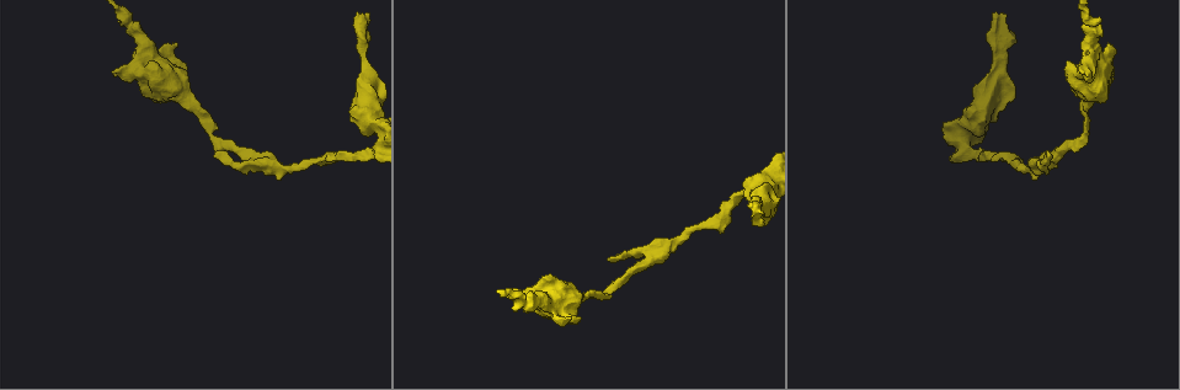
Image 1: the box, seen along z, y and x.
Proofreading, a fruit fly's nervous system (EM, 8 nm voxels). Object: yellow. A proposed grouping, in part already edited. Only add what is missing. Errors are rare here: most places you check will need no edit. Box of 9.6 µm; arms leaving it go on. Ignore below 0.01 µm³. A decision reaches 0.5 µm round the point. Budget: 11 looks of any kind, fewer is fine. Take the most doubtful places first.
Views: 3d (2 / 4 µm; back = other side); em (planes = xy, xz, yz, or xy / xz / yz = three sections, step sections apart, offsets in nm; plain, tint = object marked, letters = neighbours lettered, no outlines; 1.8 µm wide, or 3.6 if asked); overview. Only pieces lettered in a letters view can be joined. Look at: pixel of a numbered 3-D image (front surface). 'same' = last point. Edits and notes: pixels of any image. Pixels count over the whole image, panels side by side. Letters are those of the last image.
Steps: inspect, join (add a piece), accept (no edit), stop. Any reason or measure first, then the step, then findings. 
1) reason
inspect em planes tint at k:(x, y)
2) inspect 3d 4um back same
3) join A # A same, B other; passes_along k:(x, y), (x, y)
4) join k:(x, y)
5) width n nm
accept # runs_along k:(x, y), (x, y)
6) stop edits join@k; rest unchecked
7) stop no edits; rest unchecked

an open end
inspect 3d 2um at 1:(762, 223)

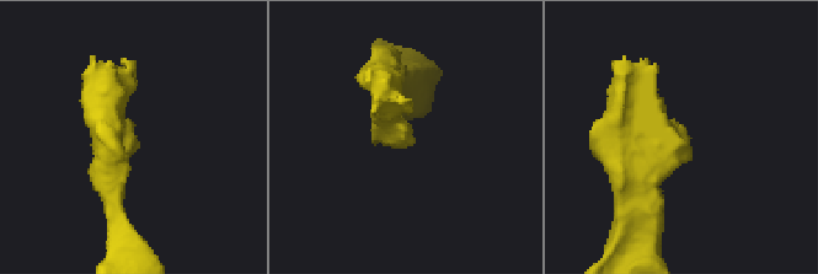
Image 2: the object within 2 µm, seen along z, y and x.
need the tissue
inspect em planes letters at 2:(414, 141)

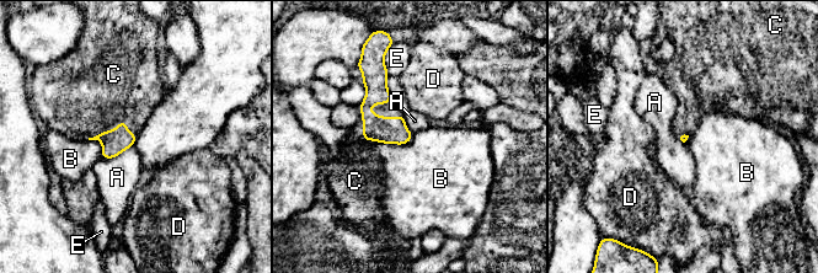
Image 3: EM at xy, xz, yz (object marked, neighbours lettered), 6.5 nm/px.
join C # A other, B other, C same, D other, E other; the neuron continues

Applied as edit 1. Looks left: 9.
inspect overview

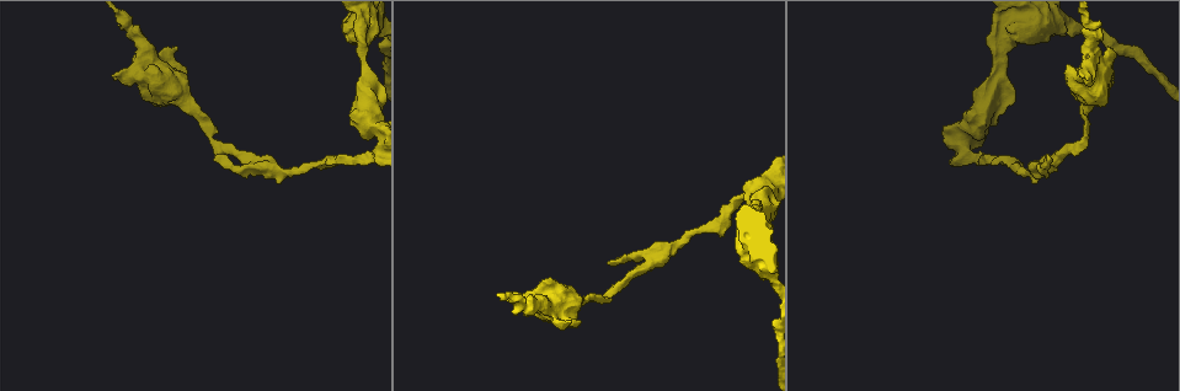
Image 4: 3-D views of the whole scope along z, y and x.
branch stops here
inspect em planes tint at 4:(1107, 48)

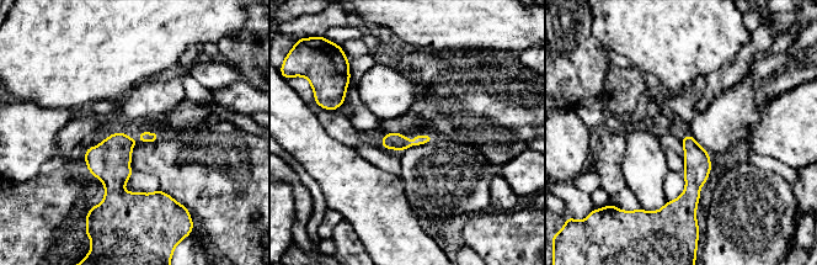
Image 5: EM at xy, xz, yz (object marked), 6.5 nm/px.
what lies round it
inspect em planes letters same

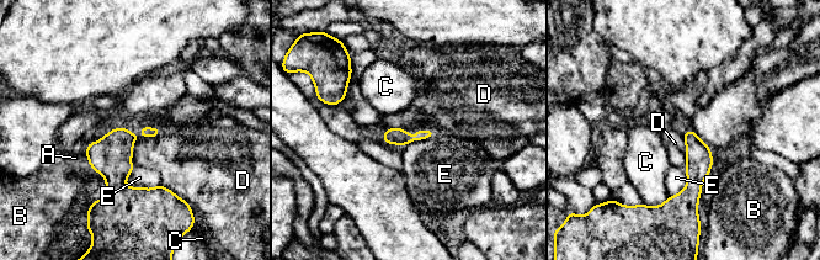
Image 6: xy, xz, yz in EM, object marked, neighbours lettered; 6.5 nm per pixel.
width 110 nm
accept # A other, B other, C other, D other, E other; border 6:(139, 138), (133, 143), (133, 166); no lettered piece goes on from it

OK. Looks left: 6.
branch stops here
inspect em yz step 16 letters at 4:(1049, 157)

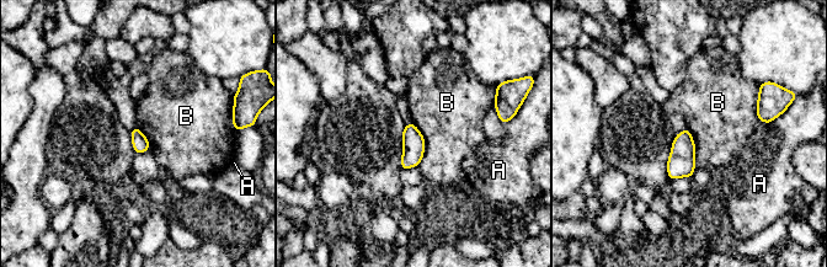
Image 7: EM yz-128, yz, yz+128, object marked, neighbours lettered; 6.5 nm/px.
inspect em planes letters same

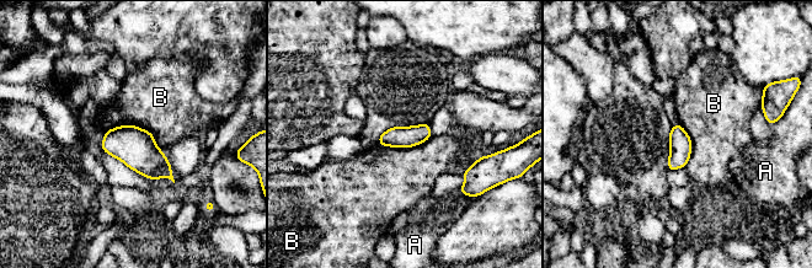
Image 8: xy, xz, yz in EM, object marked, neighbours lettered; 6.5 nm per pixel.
width 140 nm
accept # A other, B other; border 8:(105, 132), (138, 126), (163, 151); no lettered piece goes on from it

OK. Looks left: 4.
thick end
inspect 3d 2um at 4:(114, 76)

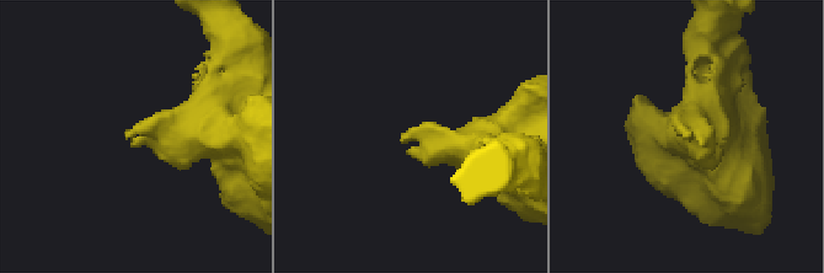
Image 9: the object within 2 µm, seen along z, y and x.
now the EM
inspect em xz step 16 tint at 9:(402, 135)

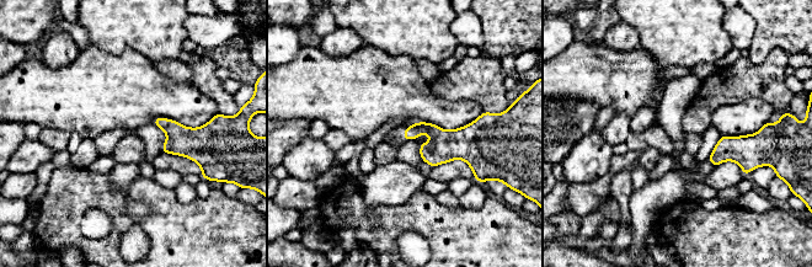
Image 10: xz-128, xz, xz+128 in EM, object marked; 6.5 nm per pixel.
inspect em planes letters same

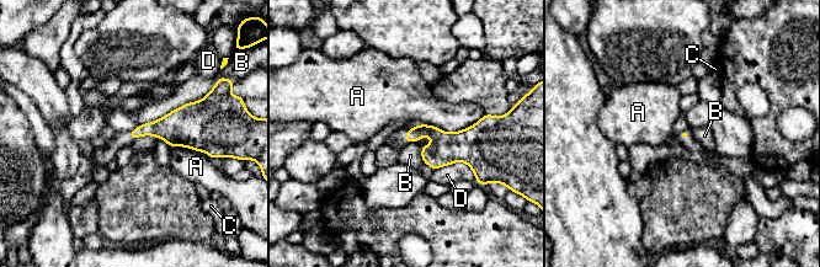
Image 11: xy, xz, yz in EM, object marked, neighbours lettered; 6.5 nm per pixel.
accept # A other, B other, C other, D other; border 11:(206, 94), (138, 126); no lettered piece goes on from it

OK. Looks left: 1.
stop edits join@3; rest unchecked

